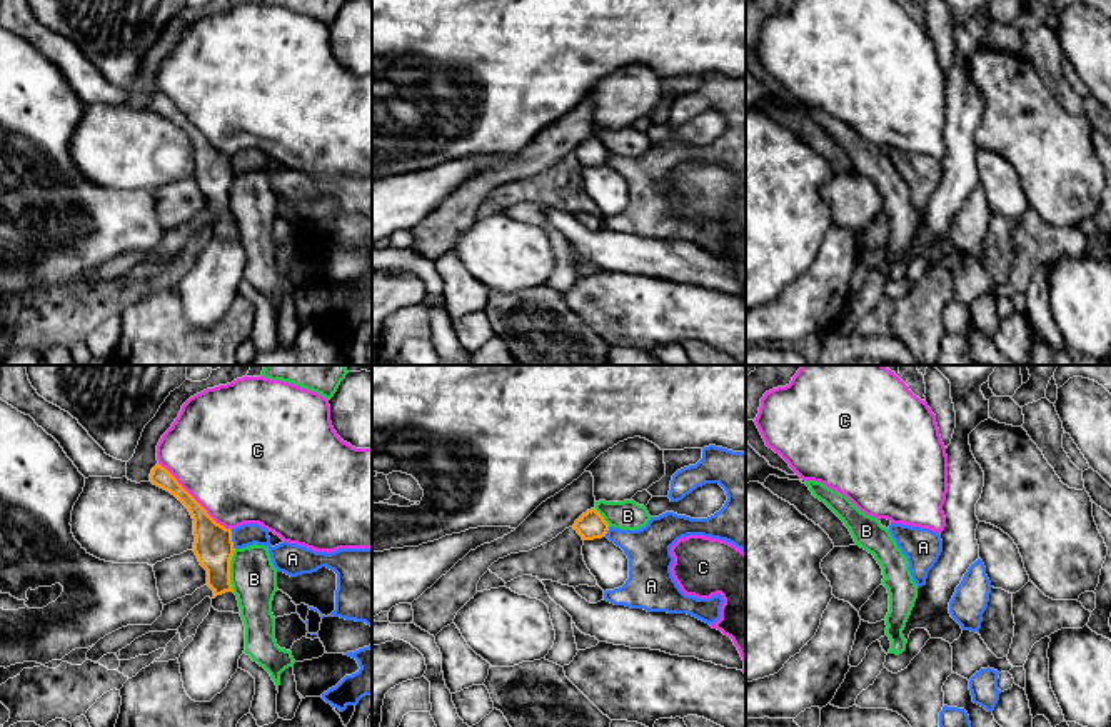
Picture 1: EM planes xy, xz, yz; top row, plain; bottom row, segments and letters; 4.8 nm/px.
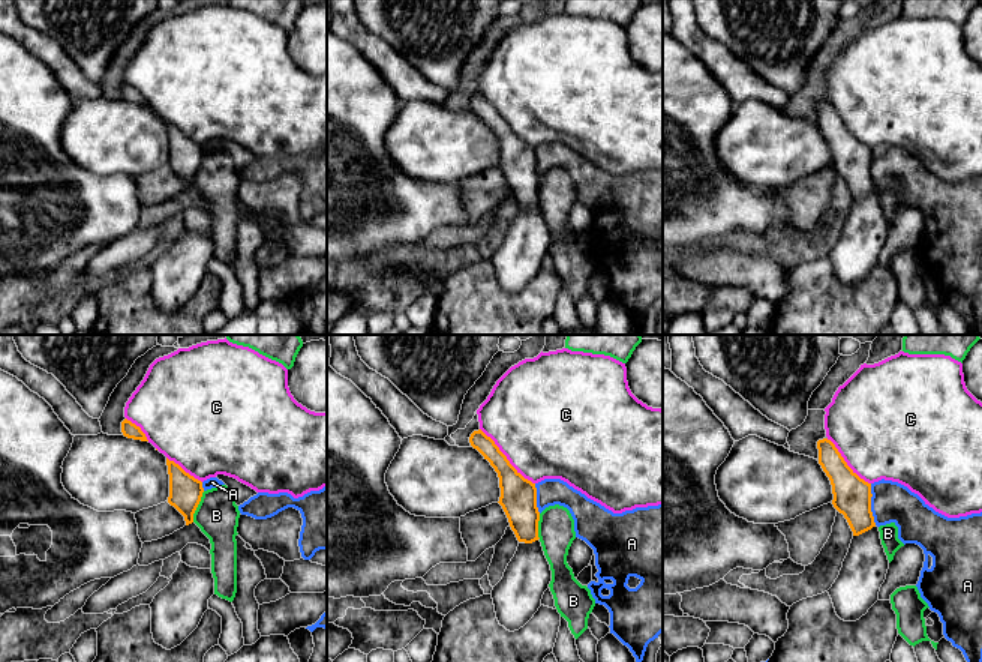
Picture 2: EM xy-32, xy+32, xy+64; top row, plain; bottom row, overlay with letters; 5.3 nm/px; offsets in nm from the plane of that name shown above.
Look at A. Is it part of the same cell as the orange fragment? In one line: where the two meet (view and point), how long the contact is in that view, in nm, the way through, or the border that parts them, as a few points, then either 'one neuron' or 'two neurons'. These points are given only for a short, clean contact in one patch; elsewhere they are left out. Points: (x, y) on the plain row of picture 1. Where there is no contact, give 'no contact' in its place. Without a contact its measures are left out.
meets orange in xy at (231, 167); contact 100 nm long; border along xy (231, 157), (234, 175); two neurons

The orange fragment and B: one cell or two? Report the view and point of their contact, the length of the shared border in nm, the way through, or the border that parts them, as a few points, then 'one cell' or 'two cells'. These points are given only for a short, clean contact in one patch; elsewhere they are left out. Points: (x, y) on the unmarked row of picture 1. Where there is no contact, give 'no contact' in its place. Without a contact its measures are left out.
xy (229, 197) | 200 nm | along xy (236, 175), (231, 185), (232, 217) | two cells

